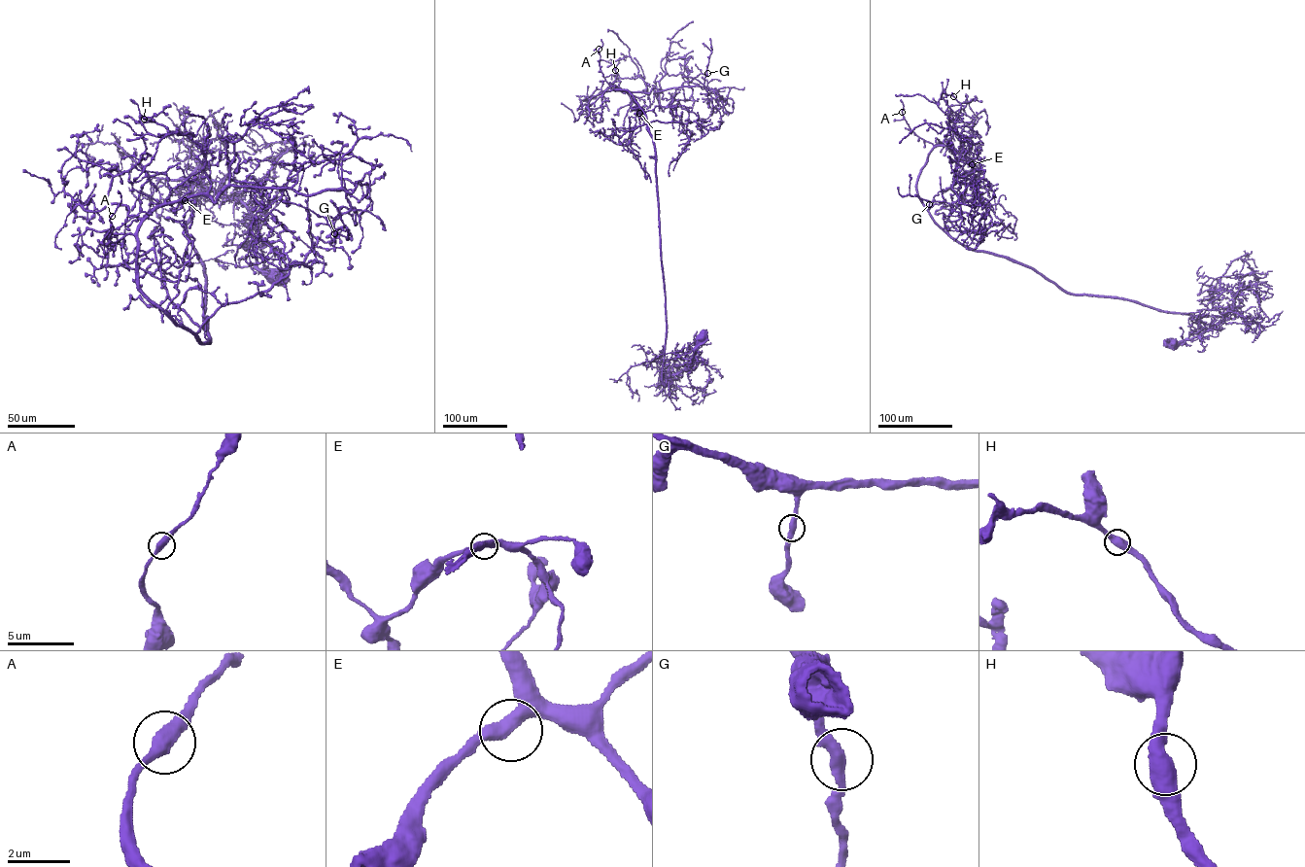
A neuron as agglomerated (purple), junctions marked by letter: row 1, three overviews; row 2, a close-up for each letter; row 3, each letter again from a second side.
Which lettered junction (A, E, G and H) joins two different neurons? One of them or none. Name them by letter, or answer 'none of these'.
none of these

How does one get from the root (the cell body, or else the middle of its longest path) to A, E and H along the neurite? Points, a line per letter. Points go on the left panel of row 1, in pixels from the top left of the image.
A: (278, 276), (243, 203), (200, 192), (205, 344), (141, 290), (111, 216)
E: (278, 276), (243, 203), (203, 190), (187, 224), (210, 344), (172, 320), (139, 285), (136, 232), (185, 200)
H: (278, 276), (243, 203), (204, 190), (210, 344), (143, 293), (139, 227), (211, 186), (201, 146), (144, 119)

